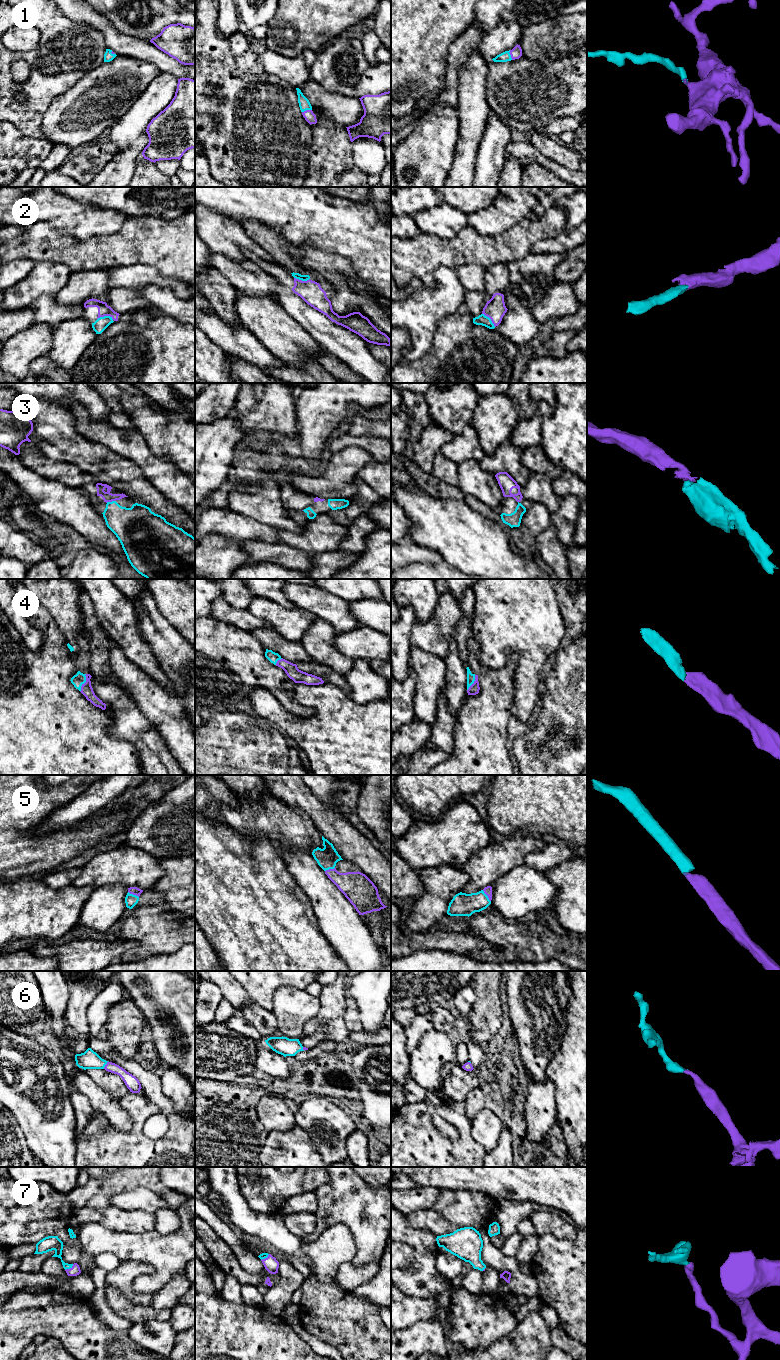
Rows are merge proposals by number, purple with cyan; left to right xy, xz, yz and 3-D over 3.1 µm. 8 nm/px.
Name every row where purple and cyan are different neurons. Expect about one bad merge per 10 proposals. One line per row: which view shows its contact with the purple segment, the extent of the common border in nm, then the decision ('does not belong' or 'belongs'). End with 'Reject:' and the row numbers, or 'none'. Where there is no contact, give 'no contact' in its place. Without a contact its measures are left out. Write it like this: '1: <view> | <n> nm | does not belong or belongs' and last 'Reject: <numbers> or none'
1: xz | 80 nm | belongs
2: xy | 140 nm | belongs
3: xy | 80 nm | belongs
4: xy | 150 nm | belongs
5: yz | 120 nm | belongs
6: xy | 70 nm | belongs
7: xy | 90 nm | belongs
Reject: none

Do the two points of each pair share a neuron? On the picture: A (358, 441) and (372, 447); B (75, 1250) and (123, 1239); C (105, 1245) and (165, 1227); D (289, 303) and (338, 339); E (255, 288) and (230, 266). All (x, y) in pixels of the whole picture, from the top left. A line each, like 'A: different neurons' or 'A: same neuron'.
A: same neuron
B: different neurons
C: different neurons
D: same neuron
E: same neuron

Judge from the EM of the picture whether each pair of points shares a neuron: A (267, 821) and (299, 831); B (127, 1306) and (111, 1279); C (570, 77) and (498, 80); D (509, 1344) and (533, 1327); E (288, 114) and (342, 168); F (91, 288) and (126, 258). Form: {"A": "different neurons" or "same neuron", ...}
{"A": "same neuron", "B": "different neurons", "C": "same neuron", "D": "same neuron", "E": "different neurons", "F": "different neurons"}

